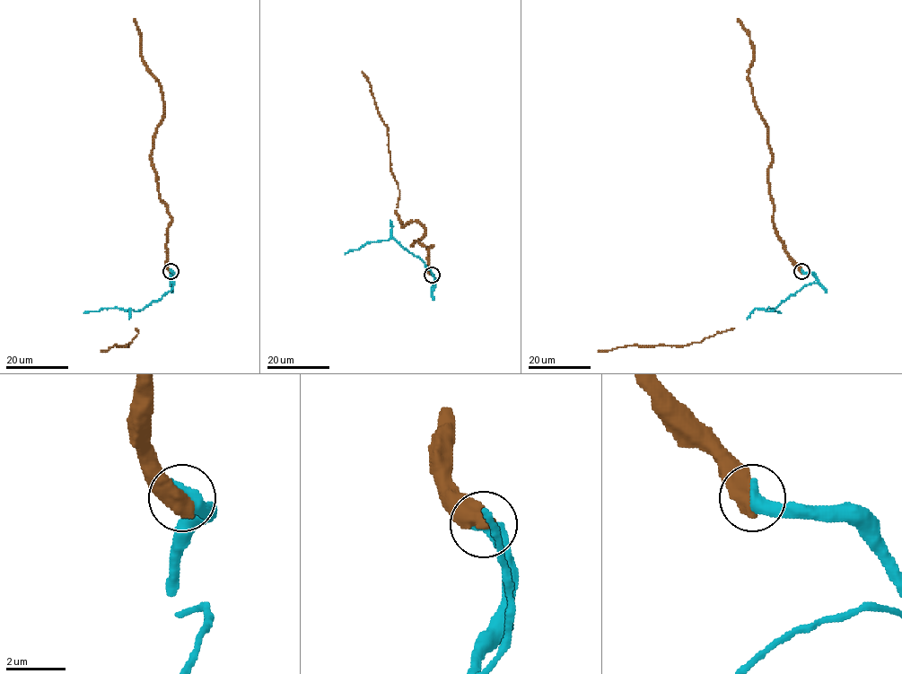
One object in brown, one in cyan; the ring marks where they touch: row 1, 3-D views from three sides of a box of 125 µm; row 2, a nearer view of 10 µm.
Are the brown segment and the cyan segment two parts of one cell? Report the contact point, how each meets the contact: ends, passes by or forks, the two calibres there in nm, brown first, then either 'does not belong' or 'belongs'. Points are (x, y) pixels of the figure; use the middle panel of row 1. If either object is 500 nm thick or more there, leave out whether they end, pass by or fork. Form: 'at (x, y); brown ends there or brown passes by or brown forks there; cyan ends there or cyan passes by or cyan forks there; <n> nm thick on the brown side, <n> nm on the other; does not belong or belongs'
at (432, 275); 700 nm thick on the brown side, 550 nm on the other; belongs

